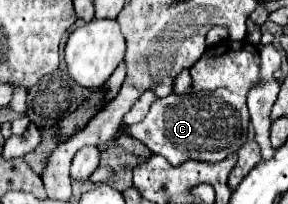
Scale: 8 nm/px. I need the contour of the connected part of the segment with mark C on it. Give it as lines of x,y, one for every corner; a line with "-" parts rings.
224,41
208,47
200,61
190,69
192,89
184,95
168,95
154,101
142,123
130,125
130,135
142,141
154,155
162,155
178,167
188,159
216,163
236,153
248,139
250,115
246,95
260,81
258,49
242,41

